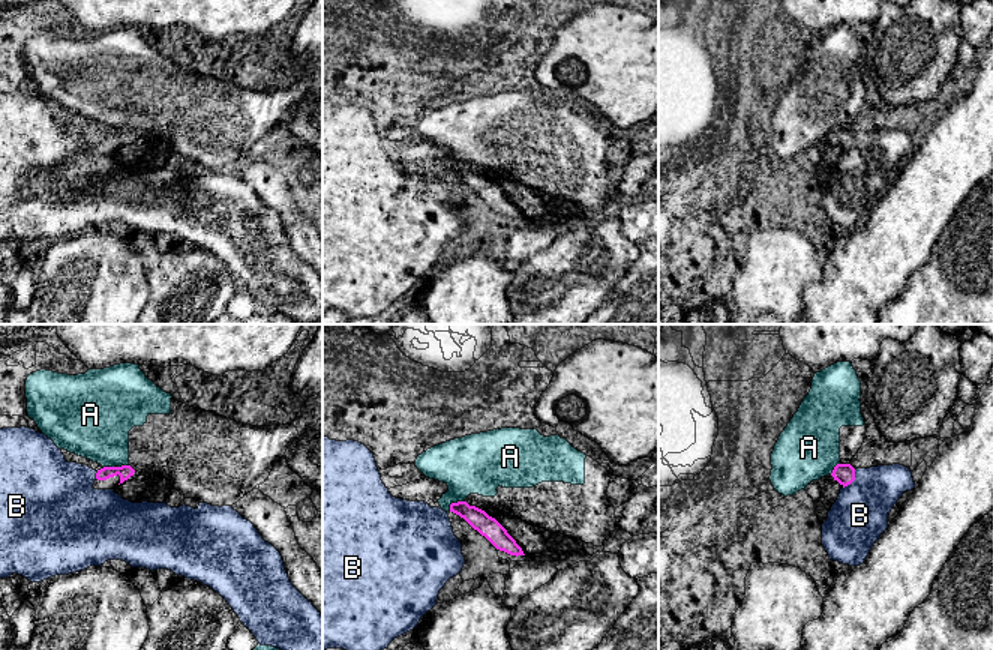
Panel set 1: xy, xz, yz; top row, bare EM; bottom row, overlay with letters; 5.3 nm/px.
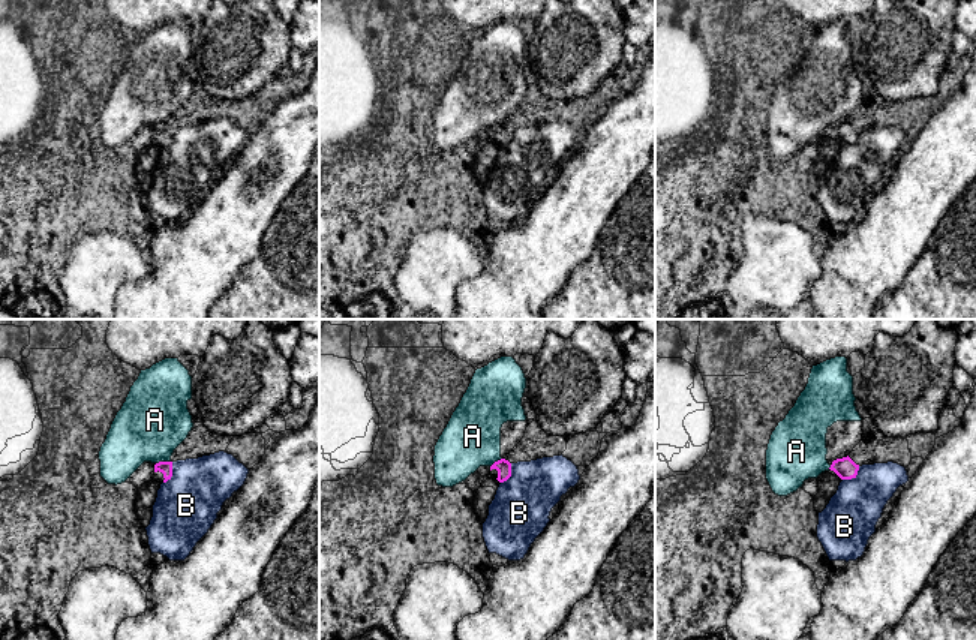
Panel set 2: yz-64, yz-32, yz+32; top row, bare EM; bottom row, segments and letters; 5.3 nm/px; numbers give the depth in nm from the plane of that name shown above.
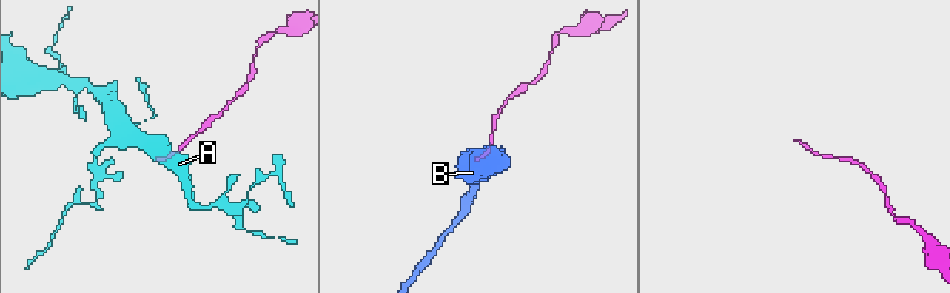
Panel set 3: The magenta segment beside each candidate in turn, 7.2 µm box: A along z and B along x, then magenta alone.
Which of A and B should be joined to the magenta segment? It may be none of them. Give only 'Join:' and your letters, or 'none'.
Join: none

